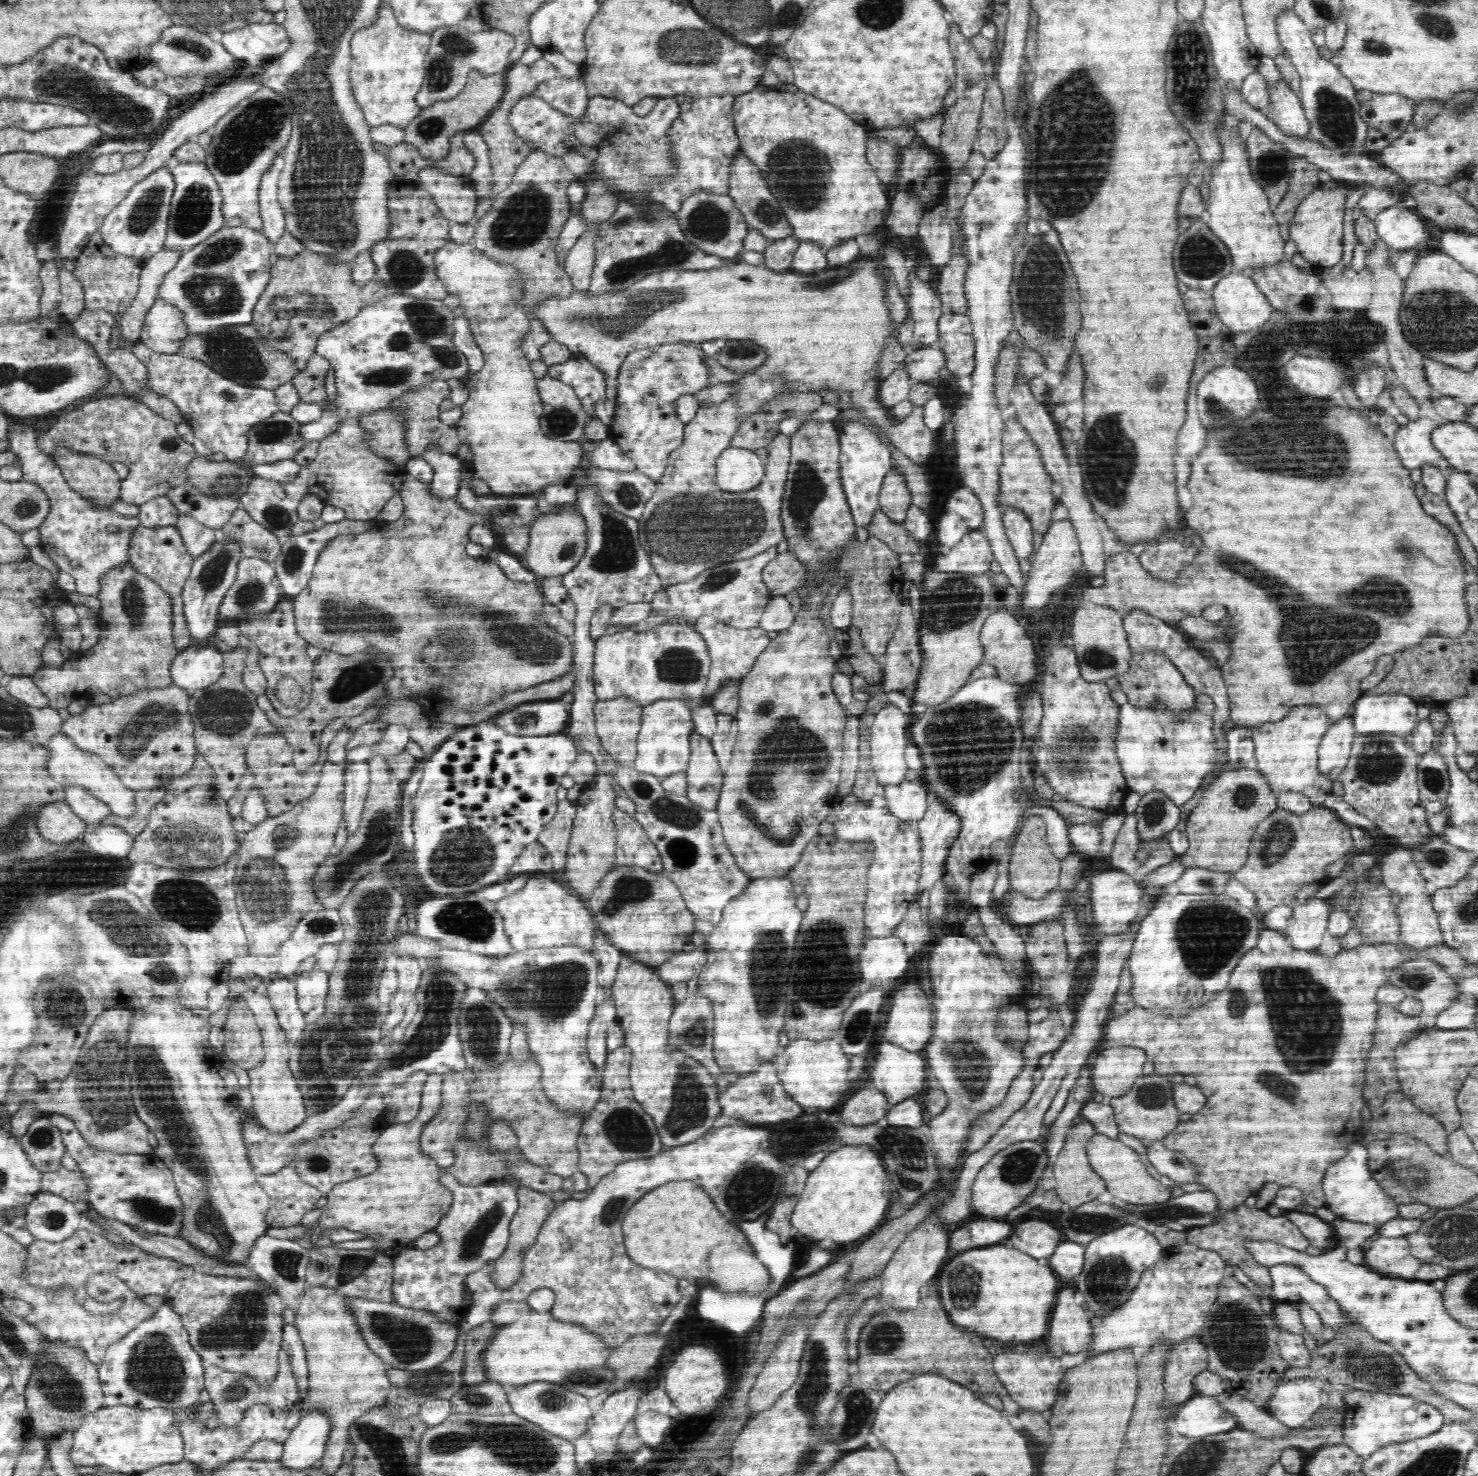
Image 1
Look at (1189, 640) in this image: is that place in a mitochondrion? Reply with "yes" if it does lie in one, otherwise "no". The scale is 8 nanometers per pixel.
no

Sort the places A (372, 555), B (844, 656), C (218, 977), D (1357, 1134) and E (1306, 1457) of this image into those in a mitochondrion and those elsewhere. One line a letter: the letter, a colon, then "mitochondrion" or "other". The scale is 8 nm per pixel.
A: other
B: other
C: other
D: other
E: other

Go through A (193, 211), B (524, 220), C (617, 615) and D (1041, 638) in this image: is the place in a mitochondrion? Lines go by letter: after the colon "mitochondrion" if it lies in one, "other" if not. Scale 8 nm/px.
A: mitochondrion
B: mitochondrion
C: other
D: other

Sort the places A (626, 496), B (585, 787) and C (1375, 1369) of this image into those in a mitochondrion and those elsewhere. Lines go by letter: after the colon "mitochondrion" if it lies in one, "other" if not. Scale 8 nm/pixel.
A: mitochondrion
B: other
C: mitochondrion

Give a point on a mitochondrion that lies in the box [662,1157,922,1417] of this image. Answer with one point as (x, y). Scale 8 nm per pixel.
(742, 1202)

